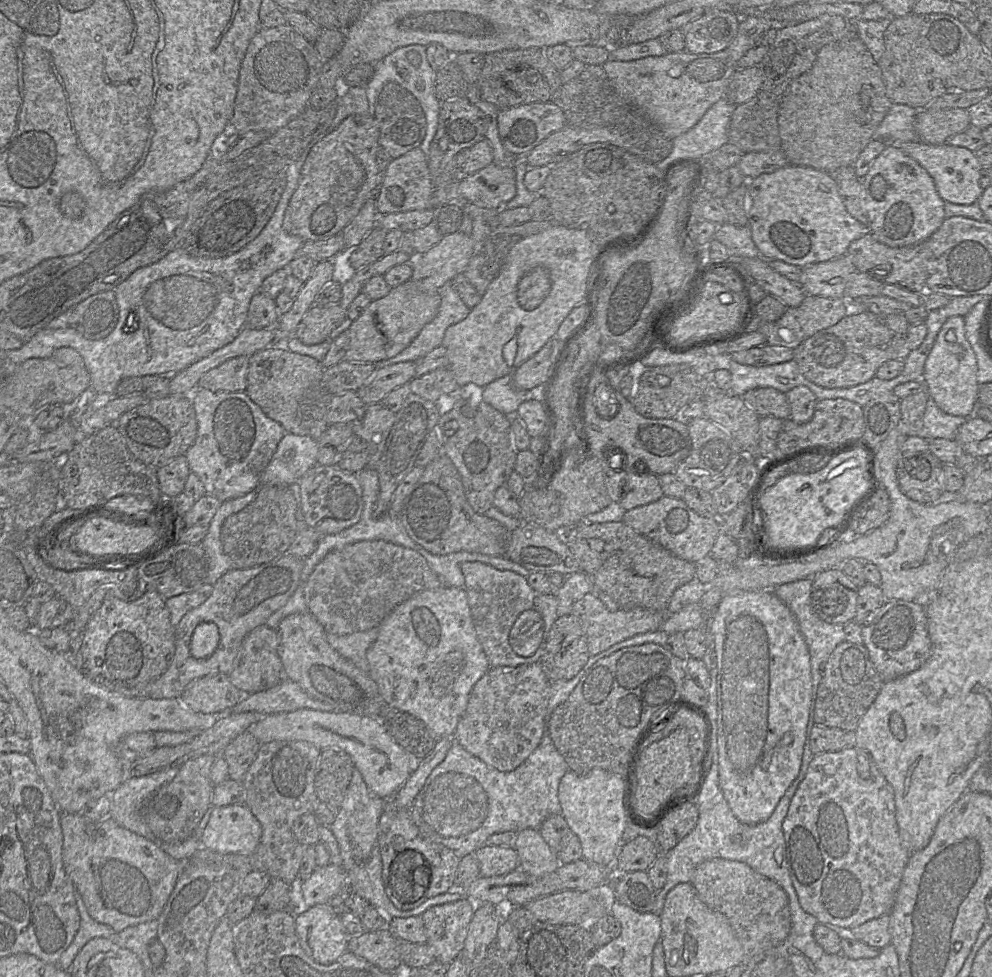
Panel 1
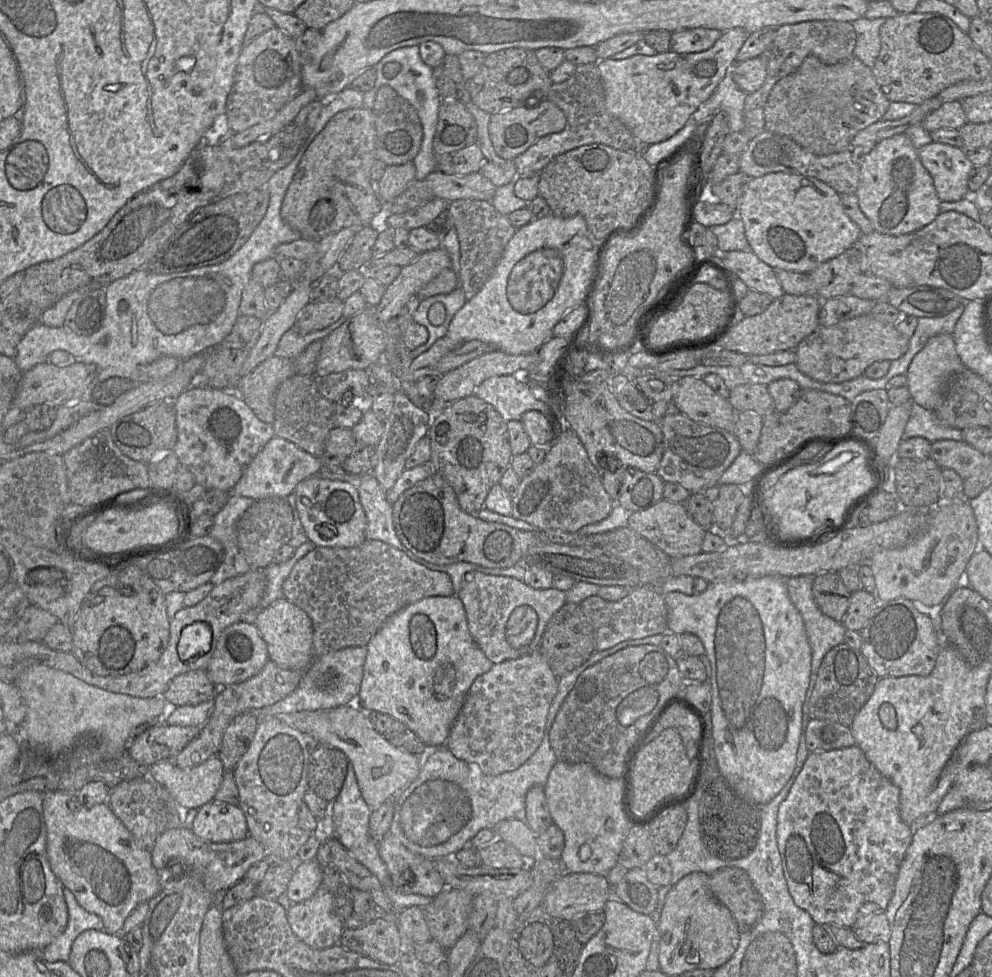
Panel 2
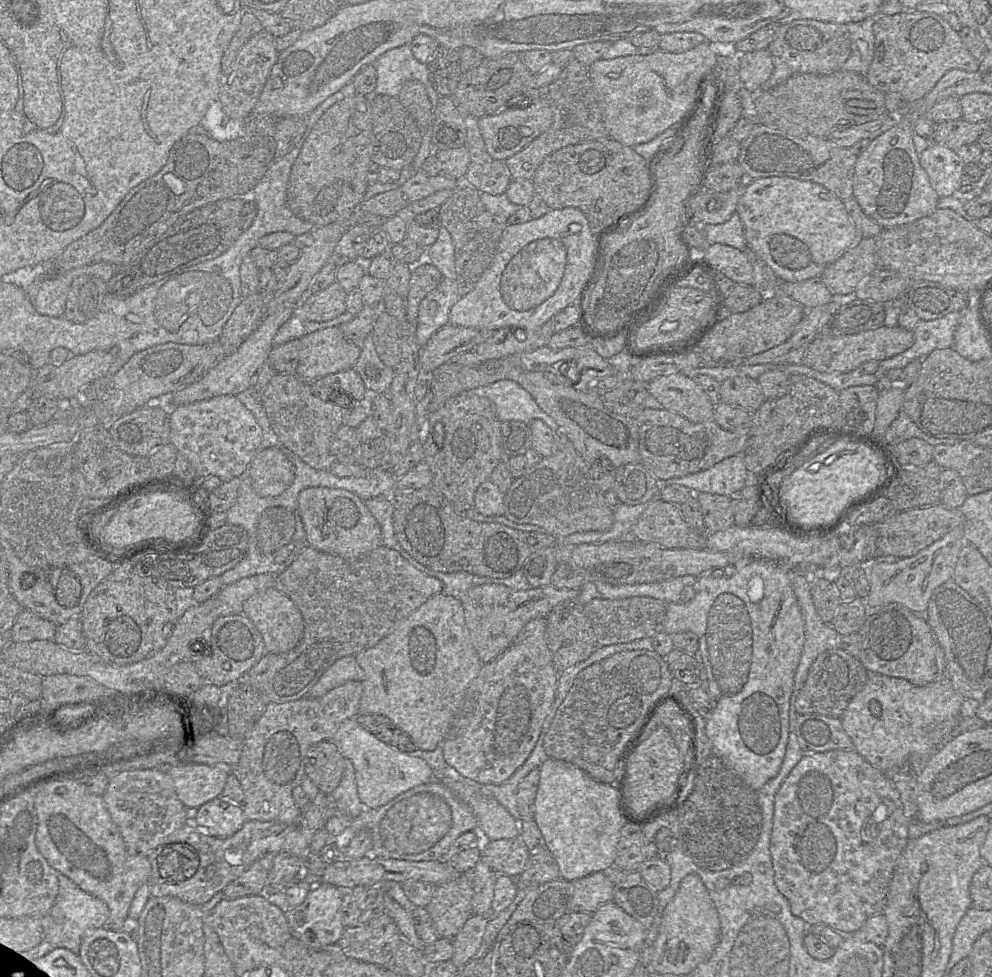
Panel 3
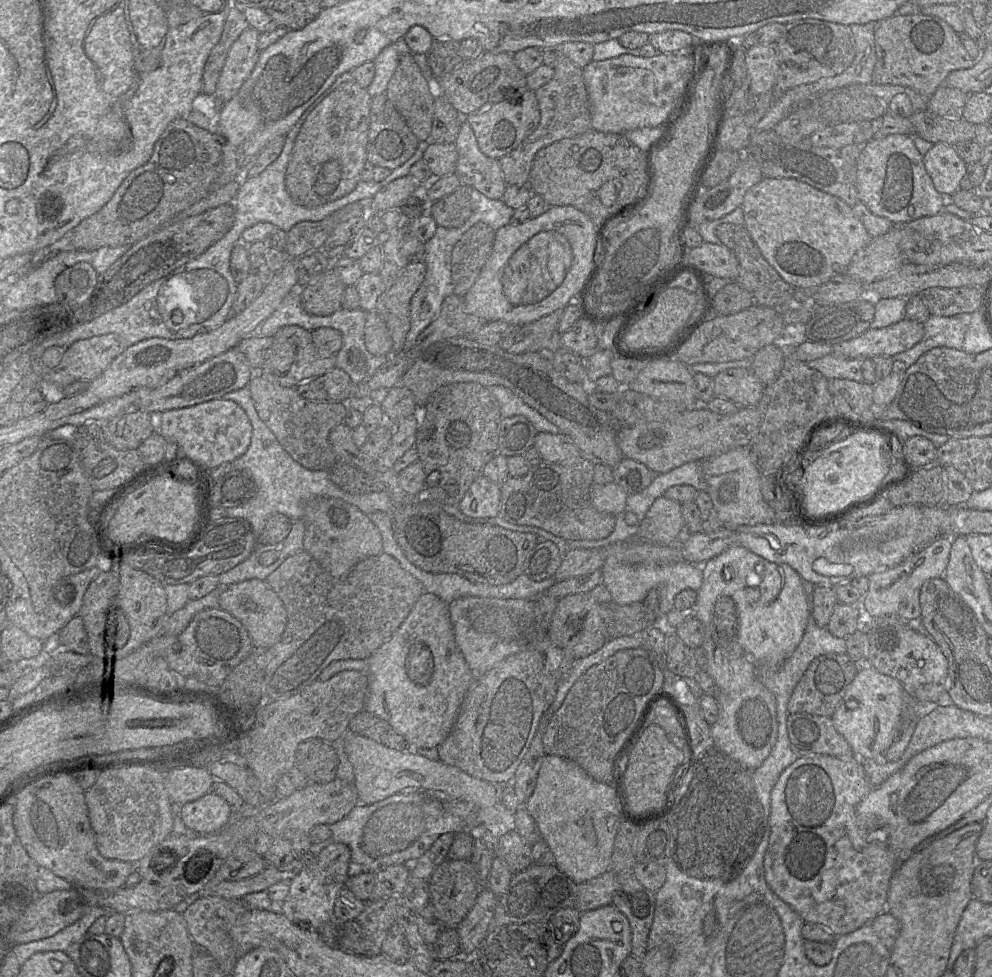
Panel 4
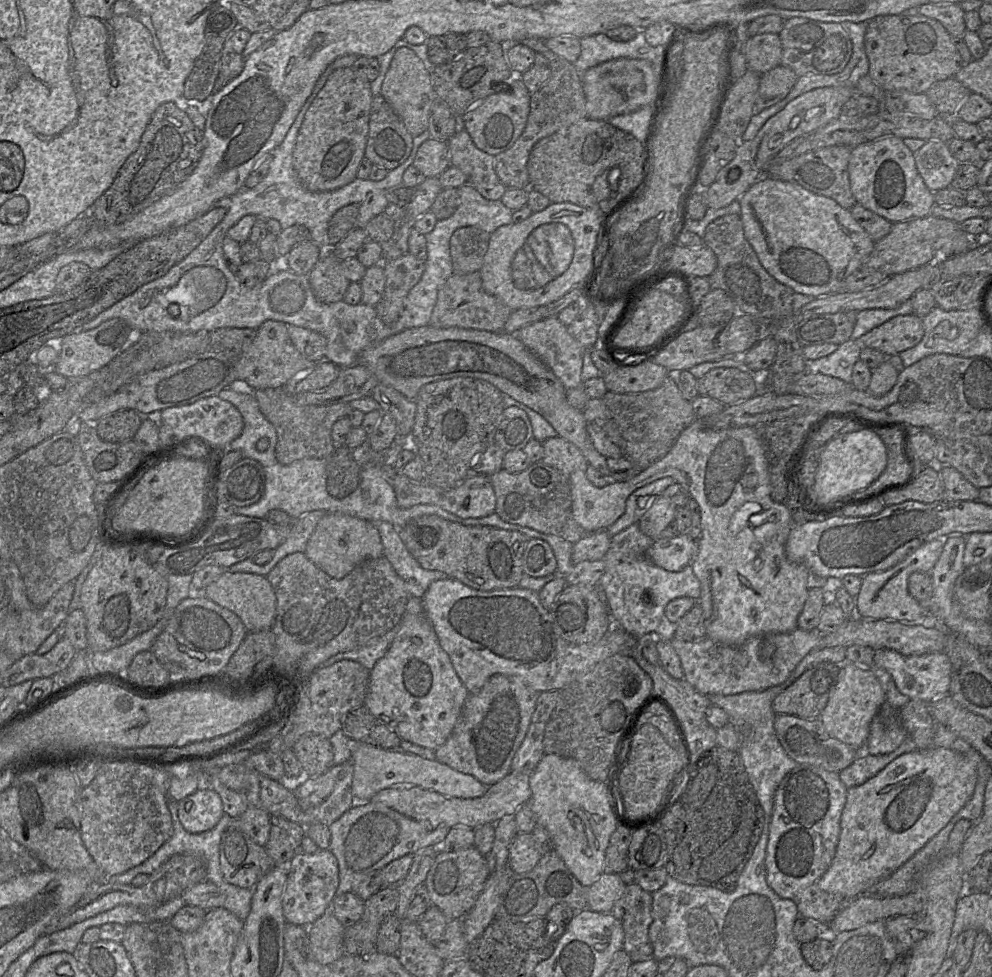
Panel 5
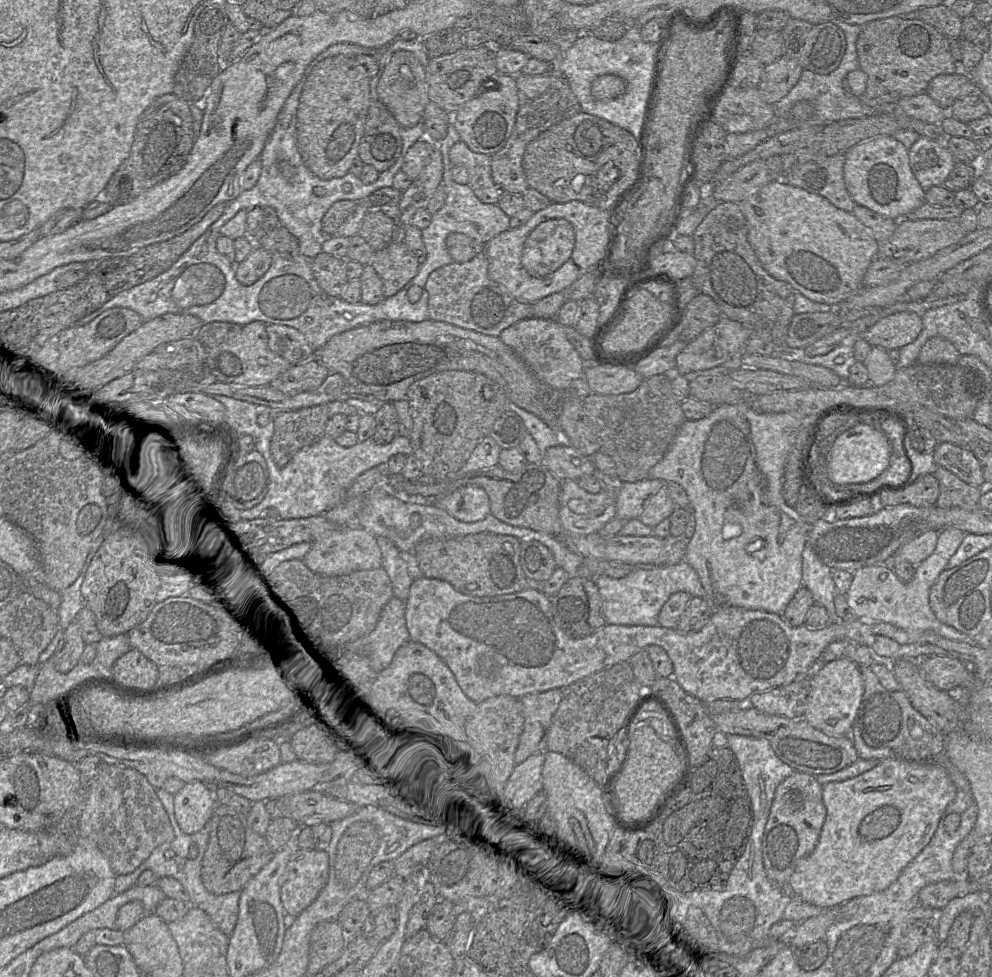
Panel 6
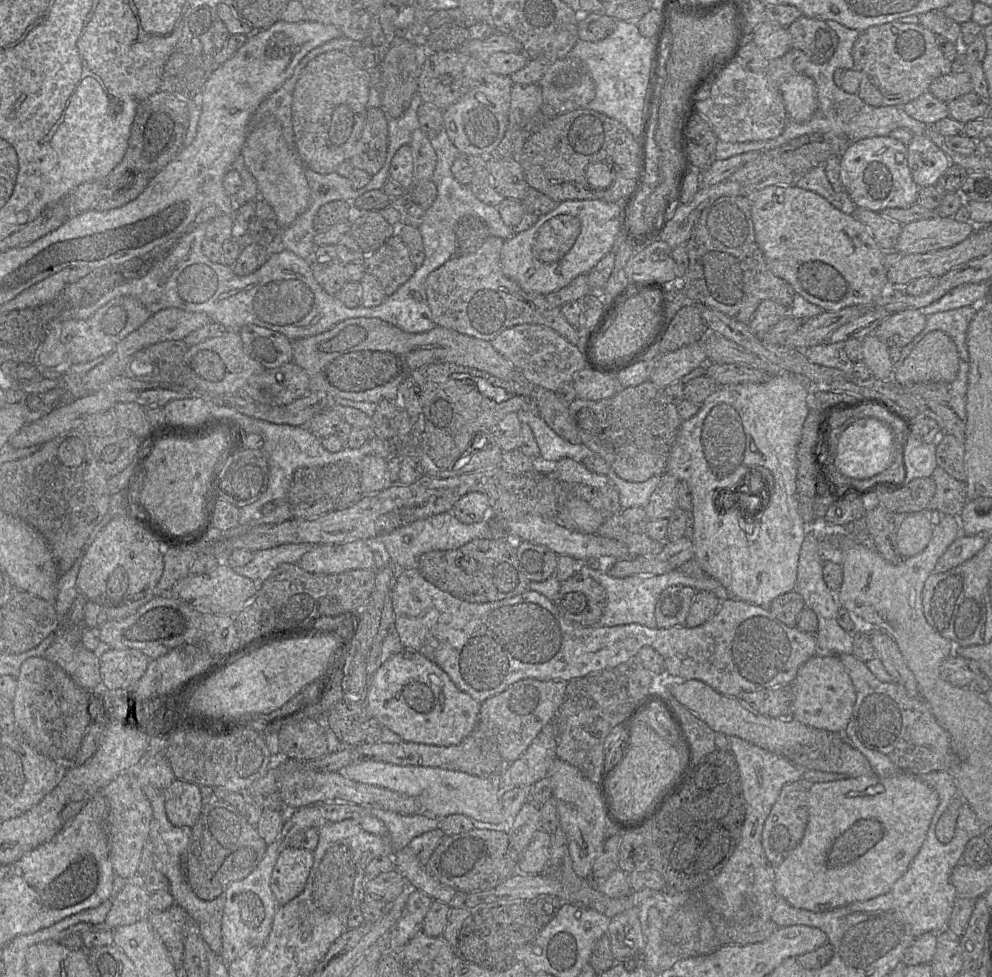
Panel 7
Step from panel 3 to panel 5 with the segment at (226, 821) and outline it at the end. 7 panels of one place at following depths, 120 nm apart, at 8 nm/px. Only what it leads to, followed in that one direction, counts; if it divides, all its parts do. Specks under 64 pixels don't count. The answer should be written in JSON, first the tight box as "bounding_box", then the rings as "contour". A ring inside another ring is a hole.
{"bounding_box":[178,788,224,833],"contour":[[[198,788],[178,801],[178,817],[189,833],[202,833],[212,829],[224,815],[219,794],[210,788]]]}

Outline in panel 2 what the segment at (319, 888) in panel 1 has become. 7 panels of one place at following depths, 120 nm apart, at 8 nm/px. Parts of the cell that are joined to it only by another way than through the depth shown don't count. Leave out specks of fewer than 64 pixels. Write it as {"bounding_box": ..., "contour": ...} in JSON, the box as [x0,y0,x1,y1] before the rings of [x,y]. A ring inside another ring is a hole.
{"bounding_box":[286,859,323,903],"contour":[[[316,859],[296,862],[293,876],[289,882],[286,894],[294,903],[303,902],[314,895],[322,886],[323,868]]]}

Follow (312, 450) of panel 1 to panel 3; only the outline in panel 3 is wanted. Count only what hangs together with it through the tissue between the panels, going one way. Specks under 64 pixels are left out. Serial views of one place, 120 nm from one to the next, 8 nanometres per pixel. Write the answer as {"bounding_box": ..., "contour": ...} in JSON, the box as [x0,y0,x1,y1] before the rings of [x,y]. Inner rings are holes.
{"bounding_box":[248,447,295,497],"contour":[[[279,447],[259,450],[248,466],[248,476],[255,492],[263,497],[278,496],[295,477],[294,466]]]}

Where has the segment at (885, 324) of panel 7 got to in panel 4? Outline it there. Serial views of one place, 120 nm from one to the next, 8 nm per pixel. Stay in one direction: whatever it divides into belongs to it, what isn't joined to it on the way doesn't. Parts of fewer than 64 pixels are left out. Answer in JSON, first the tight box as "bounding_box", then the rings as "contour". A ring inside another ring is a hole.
{"bounding_box":[832,318,924,359],"contour":[[[904,318],[883,328],[869,328],[856,338],[832,345],[832,355],[838,358],[866,359],[894,356],[912,348],[924,334],[922,323]]]}

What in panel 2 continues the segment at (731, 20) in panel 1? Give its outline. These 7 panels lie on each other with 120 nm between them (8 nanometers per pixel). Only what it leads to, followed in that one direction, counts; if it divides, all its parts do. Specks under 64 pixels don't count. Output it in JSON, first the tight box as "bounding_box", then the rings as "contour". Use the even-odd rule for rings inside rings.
{"bounding_box":[671,28,722,53],"contour":[[[695,28],[672,32],[671,49],[676,53],[697,53],[710,49],[722,36],[716,29]]]}

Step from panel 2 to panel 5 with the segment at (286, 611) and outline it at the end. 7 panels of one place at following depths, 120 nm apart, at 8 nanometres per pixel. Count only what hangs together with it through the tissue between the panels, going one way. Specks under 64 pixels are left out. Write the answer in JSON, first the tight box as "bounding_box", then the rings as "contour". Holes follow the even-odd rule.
{"bounding_box":[203,571,276,632],"contour":[[[224,571],[204,589],[203,595],[214,603],[235,613],[241,619],[248,632],[269,630],[273,626],[276,616],[276,596],[265,576]]]}

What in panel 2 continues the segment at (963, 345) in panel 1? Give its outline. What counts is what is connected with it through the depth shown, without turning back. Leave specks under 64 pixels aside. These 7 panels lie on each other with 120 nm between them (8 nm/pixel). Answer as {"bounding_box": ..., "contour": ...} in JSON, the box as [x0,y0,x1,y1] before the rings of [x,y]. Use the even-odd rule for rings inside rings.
{"bounding_box":[905,334,964,412],"contour":[[[939,334],[930,338],[924,348],[914,356],[905,374],[911,402],[935,412],[943,404],[951,380],[964,368],[952,334]]]}

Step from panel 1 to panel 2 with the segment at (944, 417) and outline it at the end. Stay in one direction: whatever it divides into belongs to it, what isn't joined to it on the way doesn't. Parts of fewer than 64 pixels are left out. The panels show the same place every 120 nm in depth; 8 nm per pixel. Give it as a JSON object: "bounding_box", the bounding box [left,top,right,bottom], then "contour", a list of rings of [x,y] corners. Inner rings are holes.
{"bounding_box":[902,403,963,443],"contour":[[[912,403],[911,414],[905,426],[902,440],[912,437],[924,437],[931,443],[938,440],[961,441],[963,440],[963,432],[960,429],[941,424],[934,411]]]}

